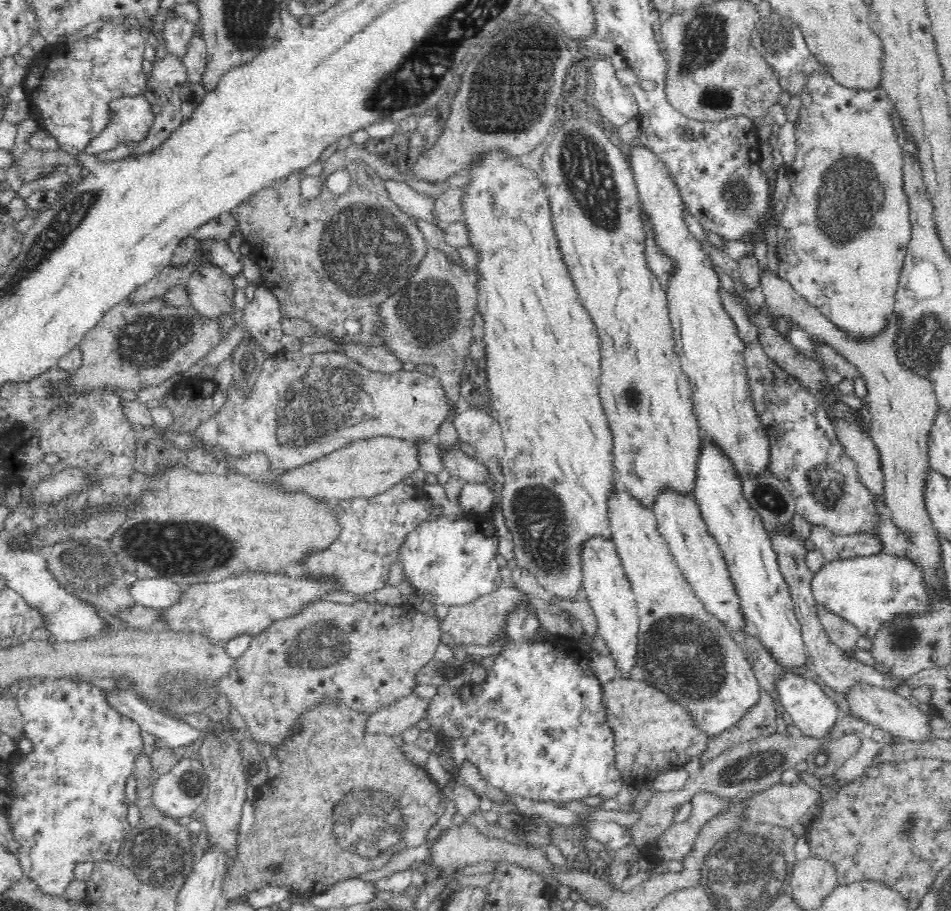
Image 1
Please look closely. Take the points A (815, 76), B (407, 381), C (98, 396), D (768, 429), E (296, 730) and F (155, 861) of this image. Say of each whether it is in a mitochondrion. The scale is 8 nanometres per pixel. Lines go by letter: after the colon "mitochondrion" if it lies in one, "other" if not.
A: other
B: other
C: other
D: other
E: other
F: mitochondrion

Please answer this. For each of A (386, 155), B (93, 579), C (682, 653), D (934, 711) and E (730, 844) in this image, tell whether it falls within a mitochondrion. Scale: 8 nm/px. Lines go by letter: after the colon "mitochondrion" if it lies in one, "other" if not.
A: other
B: mitochondrion
C: mitochondrion
D: other
E: mitochondrion

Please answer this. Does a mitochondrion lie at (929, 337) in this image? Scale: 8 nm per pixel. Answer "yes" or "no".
yes

